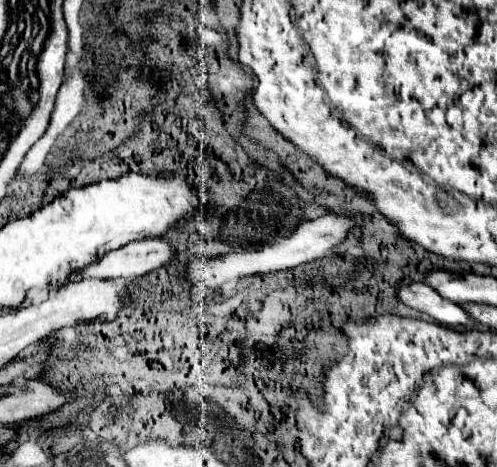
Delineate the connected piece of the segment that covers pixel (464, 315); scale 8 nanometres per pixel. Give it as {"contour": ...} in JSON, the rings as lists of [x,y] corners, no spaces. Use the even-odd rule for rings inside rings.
{"contour":[[[409,283],[401,287],[397,297],[405,305],[421,313],[427,313],[441,325],[449,325],[449,327],[471,327],[473,325],[473,321],[469,319],[469,313],[461,305],[437,295],[437,291],[433,291],[433,287],[425,283]]]}

